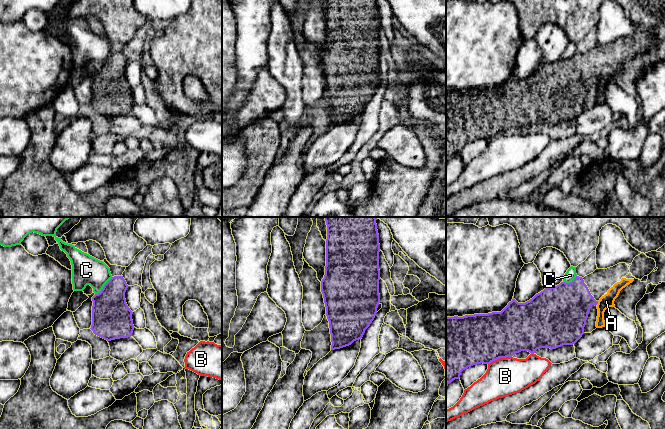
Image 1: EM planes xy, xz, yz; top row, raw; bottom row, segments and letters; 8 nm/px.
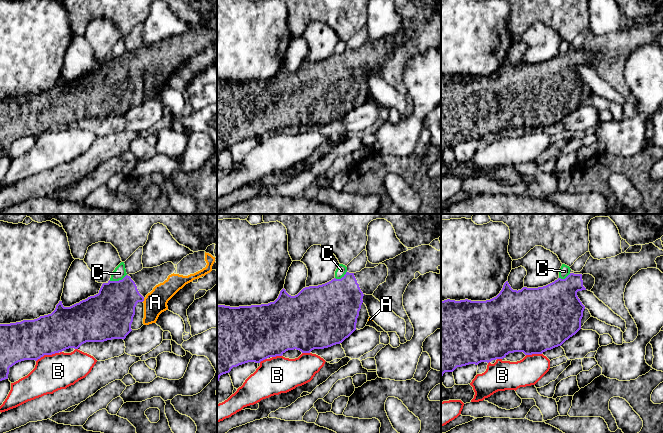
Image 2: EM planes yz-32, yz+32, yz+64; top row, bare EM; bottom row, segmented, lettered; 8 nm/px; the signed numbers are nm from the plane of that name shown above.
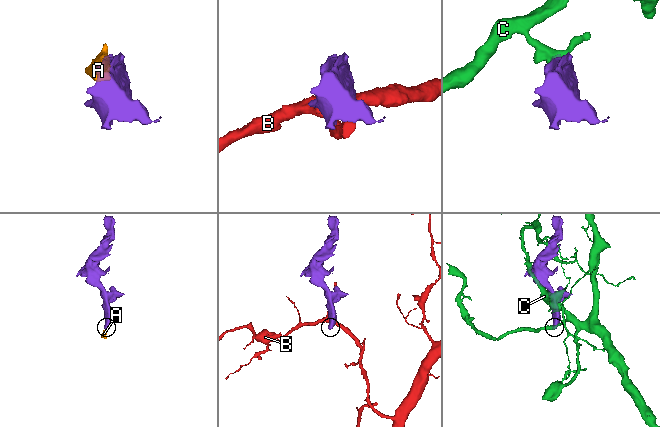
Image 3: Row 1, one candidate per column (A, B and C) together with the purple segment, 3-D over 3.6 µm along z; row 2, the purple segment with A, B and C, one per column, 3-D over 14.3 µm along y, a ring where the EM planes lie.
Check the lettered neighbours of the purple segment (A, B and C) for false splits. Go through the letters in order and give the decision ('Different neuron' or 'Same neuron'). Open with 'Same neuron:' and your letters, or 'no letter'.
Same neuron: A
A: Same neuron
B: Different neuron
C: Different neuron

